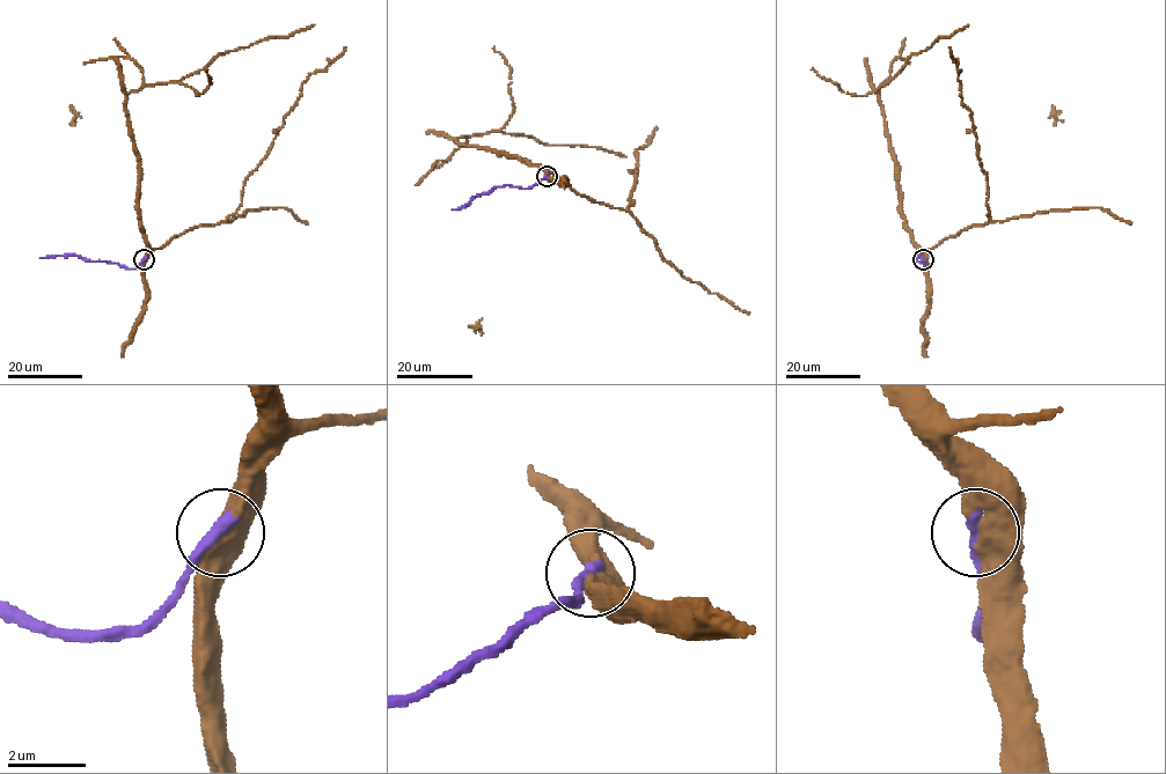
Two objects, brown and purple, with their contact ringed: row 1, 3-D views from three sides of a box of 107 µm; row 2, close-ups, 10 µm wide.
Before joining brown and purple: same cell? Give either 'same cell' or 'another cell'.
same cell

